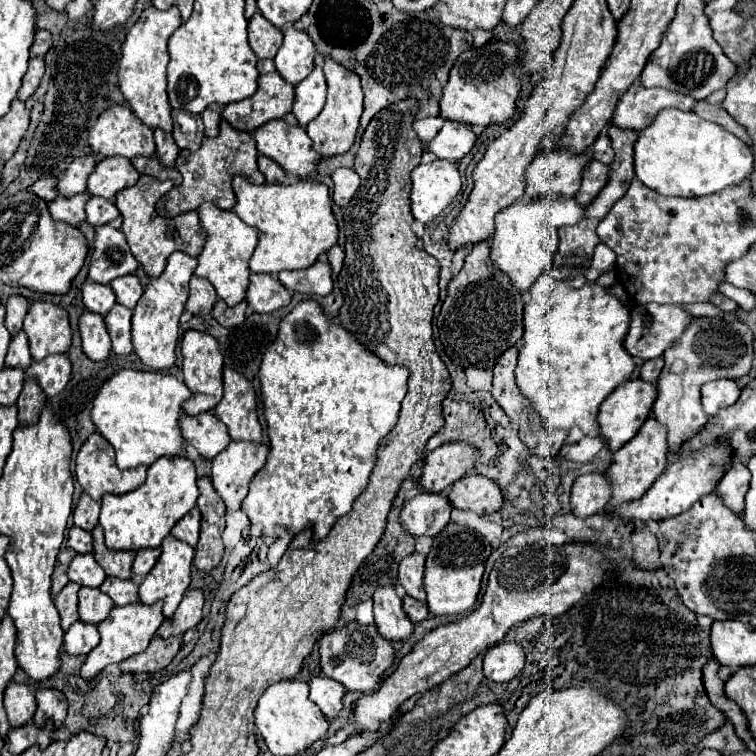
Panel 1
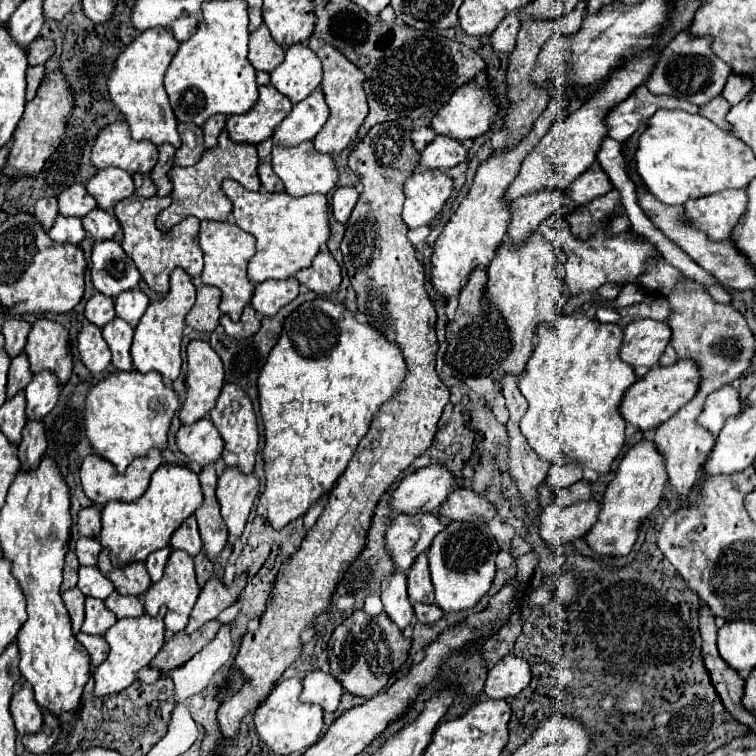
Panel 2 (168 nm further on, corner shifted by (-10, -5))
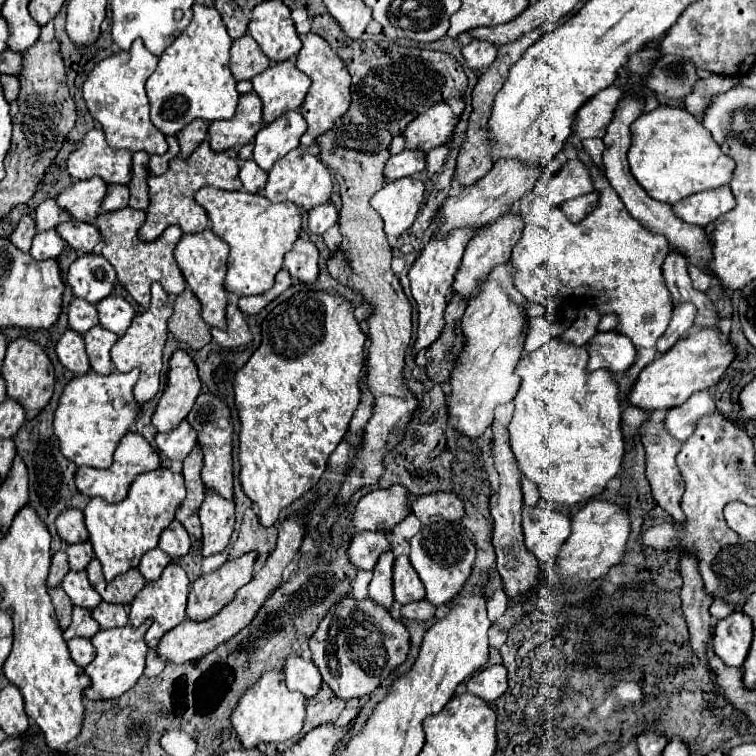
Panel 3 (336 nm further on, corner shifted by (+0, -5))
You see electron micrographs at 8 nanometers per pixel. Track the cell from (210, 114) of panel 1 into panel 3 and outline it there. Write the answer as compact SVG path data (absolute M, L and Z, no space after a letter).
M191 121L181 133L177 133L181 157L189 157L201 145L201 141L207 137L207 127L209 127L207 121Z

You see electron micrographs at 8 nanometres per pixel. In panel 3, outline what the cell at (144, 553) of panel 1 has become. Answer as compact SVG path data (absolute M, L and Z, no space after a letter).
M151 549L149 553L145 553L145 557L141 557L141 563L137 569L145 577L145 581L155 581L169 561L171 561L171 557L165 551Z

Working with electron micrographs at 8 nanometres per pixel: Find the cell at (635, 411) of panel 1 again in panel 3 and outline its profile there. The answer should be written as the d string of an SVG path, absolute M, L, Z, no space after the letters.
M701 329L689 333L639 373L637 381L629 391L627 401L629 405L639 407L643 411L661 411L677 407L685 403L687 397L695 391L703 391L715 385L733 361L733 357L733 347L719 337L717 329Z

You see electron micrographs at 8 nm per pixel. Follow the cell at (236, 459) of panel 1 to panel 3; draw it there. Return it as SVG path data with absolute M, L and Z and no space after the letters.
M207 489L199 517L203 527L203 557L221 553L229 545L233 533L235 501L213 493L213 489Z

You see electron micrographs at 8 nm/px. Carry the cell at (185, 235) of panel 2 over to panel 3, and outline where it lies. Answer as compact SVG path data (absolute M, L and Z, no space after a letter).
M125 207L121 211L113 211L113 213L101 213L97 217L97 227L101 231L101 237L105 239L105 247L101 251L101 255L115 267L117 271L117 281L129 291L129 295L141 305L147 307L149 299L151 299L151 283L159 281L165 291L169 295L179 295L187 285L185 279L181 277L181 269L175 261L175 245L179 241L181 227L179 225L171 225L169 229L165 229L165 233L161 237L157 237L155 241L141 241L137 231L145 221L145 211L139 209L131 209Z

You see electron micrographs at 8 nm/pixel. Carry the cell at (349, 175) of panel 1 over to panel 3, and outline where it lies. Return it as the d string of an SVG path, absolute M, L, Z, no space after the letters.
M327 201L325 205L317 205L317 209L309 211L309 229L317 235L323 235L329 227L337 223L337 207L333 201Z

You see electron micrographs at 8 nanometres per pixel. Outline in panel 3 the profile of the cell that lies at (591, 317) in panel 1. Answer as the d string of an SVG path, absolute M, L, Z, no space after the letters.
M553 337L541 349L519 359L515 373L521 377L519 393L515 395L515 411L509 423L511 449L517 457L523 475L539 485L541 497L549 503L573 505L601 493L605 485L621 471L625 441L621 433L621 401L619 383L607 369L587 371L587 351L561 337Z

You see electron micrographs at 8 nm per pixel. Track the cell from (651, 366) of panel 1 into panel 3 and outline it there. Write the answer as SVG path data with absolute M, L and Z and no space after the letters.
M681 303L673 309L673 319L671 319L667 331L657 339L657 355L671 349L675 345L675 341L691 329L695 313L697 313L697 309L693 303Z

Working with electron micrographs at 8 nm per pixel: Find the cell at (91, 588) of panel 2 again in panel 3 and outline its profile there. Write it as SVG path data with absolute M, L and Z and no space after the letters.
M69 571L65 575L61 587L65 589L65 593L73 601L73 605L93 609L101 601L99 593L89 585L89 579L87 579L85 571Z

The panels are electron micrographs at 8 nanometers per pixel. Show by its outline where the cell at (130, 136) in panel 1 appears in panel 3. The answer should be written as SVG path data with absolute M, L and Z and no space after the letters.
M91 129L77 151L67 159L67 171L73 179L103 177L107 183L127 185L131 181L131 159L129 149L109 149L101 129Z

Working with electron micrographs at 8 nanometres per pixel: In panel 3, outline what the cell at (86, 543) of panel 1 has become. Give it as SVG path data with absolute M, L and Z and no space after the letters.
M89 541L77 543L77 545L67 545L67 555L69 555L69 567L71 571L81 571L89 565L89 561L93 559L93 547L89 545Z

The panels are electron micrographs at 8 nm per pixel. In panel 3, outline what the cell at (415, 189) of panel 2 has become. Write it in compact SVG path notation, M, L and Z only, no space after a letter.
M419 177L389 181L373 195L371 205L383 217L387 235L401 235L413 225L417 213L423 207L423 195L425 183Z

